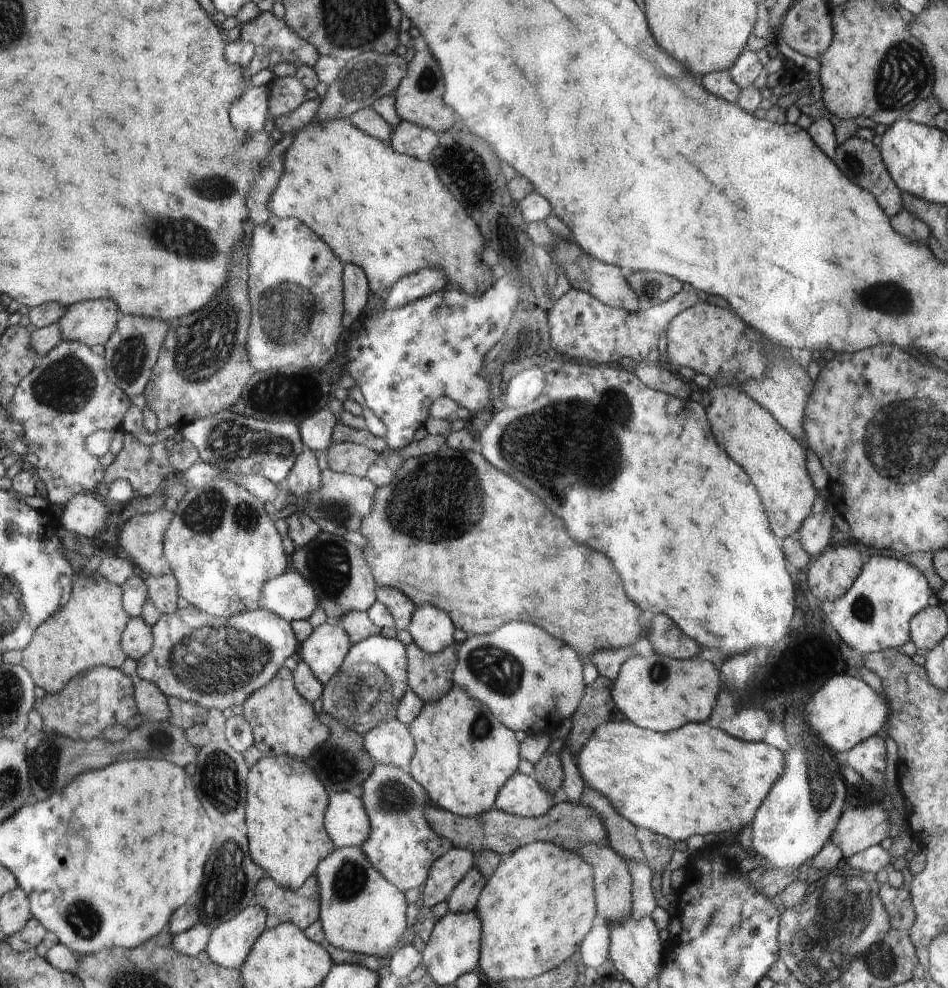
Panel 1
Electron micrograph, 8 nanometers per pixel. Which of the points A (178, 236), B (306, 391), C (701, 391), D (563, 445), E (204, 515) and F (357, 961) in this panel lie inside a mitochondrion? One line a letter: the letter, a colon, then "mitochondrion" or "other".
A: mitochondrion
B: other
C: other
D: mitochondrion
E: mitochondrion
F: other

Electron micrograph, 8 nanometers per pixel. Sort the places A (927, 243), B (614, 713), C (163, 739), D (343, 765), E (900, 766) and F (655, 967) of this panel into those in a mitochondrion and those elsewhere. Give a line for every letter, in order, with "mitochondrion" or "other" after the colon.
A: other
B: other
C: mitochondrion
D: mitochondrion
E: other
F: other

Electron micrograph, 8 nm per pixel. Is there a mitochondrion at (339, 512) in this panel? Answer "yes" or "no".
yes

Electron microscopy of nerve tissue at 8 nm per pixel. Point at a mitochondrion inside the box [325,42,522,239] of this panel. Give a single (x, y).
(364, 78)

